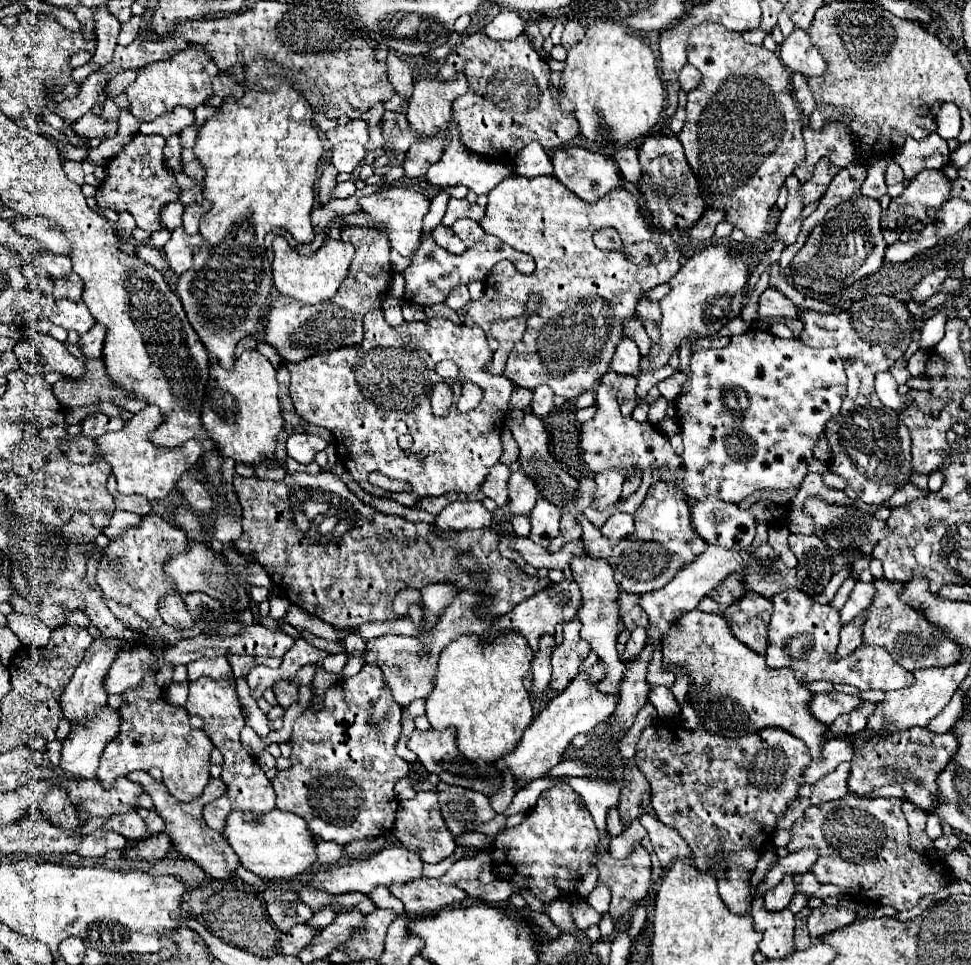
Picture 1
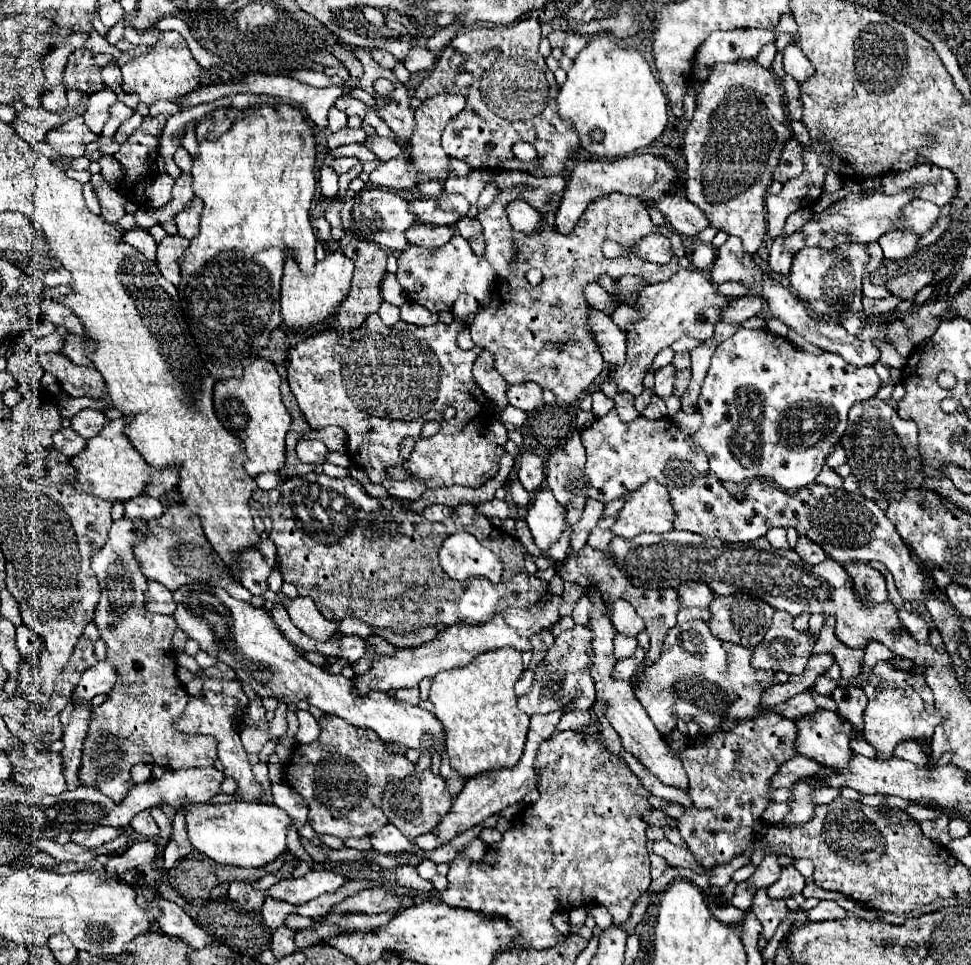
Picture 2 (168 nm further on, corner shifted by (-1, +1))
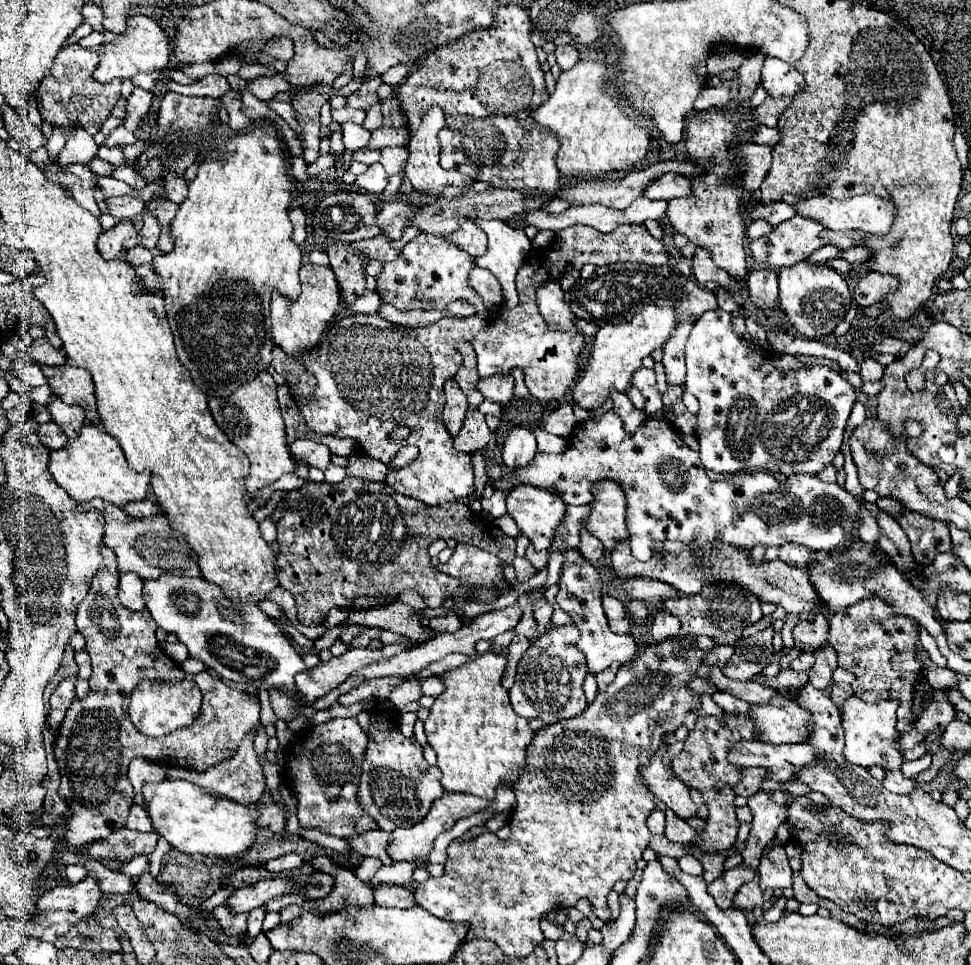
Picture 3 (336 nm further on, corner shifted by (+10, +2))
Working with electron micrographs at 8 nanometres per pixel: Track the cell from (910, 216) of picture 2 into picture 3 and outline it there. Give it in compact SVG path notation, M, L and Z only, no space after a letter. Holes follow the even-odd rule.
M817 195L805 201L795 203L795 209L799 209L801 217L811 217L813 221L823 223L827 229L833 231L841 231L841 229L859 229L865 233L887 233L891 229L893 223L893 215L895 215L895 205L889 201L883 201L879 197L873 195L857 195L845 201L837 201L825 195Z

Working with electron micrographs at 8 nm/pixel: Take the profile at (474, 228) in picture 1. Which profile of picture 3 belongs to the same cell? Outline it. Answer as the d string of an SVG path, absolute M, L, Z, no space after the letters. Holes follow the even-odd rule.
M465 221L455 233L451 233L451 243L473 257L479 257L487 251L487 235L473 221Z

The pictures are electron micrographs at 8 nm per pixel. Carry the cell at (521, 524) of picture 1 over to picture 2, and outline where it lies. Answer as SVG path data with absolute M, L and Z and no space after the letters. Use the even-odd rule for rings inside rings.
M512 478L512 484L508 486L508 490L510 490L510 498L512 498L512 502L514 502L518 508L526 510L526 506L530 504L530 494L522 488L522 484L520 484L516 478Z

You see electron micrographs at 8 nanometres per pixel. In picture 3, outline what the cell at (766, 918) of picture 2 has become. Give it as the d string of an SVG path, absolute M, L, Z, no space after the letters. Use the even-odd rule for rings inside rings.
M745 883L739 893L735 893L735 903L739 903L743 909L755 909L757 905L763 905L765 901L770 900L773 896L773 890L761 891L759 883Z

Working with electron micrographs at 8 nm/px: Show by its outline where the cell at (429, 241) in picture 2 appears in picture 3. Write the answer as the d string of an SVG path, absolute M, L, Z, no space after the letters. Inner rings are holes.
M385 235L367 239L367 241L355 241L351 243L353 249L369 259L377 259L377 261L393 261L399 255L399 249L391 247L391 241Z

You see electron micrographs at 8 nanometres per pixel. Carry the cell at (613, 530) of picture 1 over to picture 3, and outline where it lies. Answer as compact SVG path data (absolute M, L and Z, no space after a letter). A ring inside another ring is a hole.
M581 527L581 543L579 543L577 549L579 549L581 555L583 555L587 561L591 561L591 563L597 563L597 561L603 557L603 553L605 553L601 541L599 541L597 537L593 537L585 527Z

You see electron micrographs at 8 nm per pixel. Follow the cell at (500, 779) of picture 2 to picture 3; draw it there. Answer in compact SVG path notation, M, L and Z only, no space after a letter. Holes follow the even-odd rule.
M445 793L441 799L437 799L431 807L431 811L427 813L427 817L423 821L419 821L417 825L409 827L409 829L395 829L391 833L391 843L389 843L389 857L393 863L399 861L409 861L409 863L425 863L429 859L429 851L431 845L435 841L435 837L447 829L451 829L459 819L469 817L477 811L483 809L483 799L473 797L473 795L465 795L465 793Z

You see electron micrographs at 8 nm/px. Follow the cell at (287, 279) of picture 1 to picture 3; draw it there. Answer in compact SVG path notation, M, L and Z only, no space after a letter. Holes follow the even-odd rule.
M307 263L299 269L299 281L301 281L301 295L297 301L287 301L283 295L275 293L271 299L271 325L273 325L273 341L295 361L303 359L305 353L309 353L319 341L323 331L327 329L331 317L337 311L337 299L341 297L339 285L335 281L335 275L329 267Z

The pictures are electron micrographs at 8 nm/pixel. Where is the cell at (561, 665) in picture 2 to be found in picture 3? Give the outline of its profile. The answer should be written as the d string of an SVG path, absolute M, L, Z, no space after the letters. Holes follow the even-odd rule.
M563 625L547 631L531 643L517 665L515 685L511 687L511 705L517 715L525 719L541 719L545 725L579 715L587 707L583 693L583 679L587 675L587 665L583 653L577 649L579 629L575 625Z

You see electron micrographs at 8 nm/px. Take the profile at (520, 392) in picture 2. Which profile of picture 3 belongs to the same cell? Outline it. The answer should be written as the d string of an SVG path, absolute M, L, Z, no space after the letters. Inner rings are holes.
M495 375L495 377L479 379L477 391L485 399L491 399L491 401L505 405L513 399L513 377L511 375Z

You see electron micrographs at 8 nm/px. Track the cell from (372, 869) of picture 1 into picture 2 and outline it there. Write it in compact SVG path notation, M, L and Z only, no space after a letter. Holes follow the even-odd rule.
M310 870L308 874L292 880L280 880L270 888L272 898L280 898L292 904L304 904L322 894L334 894L348 882L346 876L334 870Z

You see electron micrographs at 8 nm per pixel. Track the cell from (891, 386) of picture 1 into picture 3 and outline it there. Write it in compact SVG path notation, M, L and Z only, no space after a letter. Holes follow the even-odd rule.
M717 309L707 311L693 325L685 347L687 381L685 389L699 401L695 437L701 445L705 469L715 473L735 471L769 471L779 475L811 473L817 475L833 463L841 449L845 425L853 409L853 387L843 379L839 369L813 365L799 371L783 373L771 365L769 357L753 355L731 329L731 315Z

